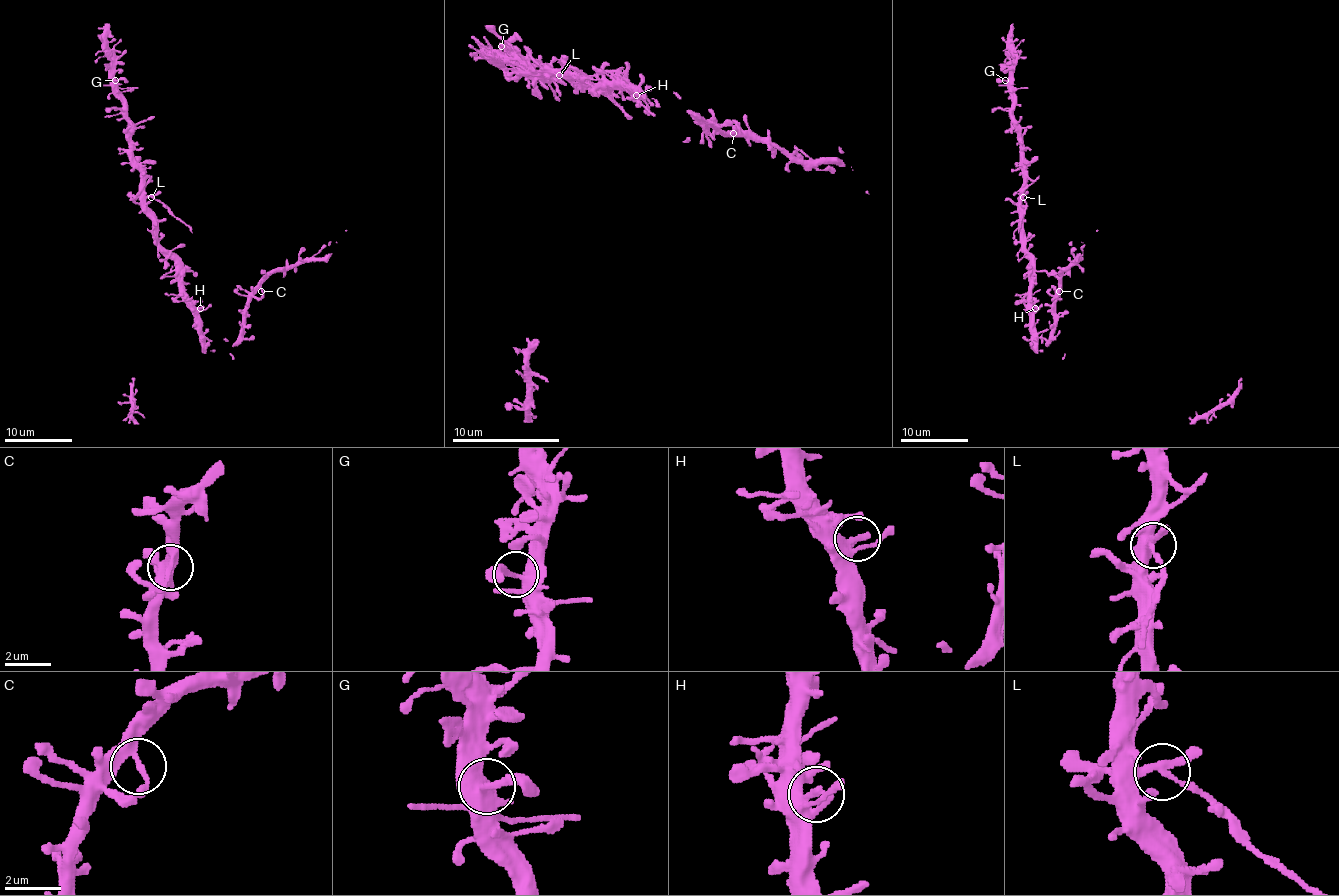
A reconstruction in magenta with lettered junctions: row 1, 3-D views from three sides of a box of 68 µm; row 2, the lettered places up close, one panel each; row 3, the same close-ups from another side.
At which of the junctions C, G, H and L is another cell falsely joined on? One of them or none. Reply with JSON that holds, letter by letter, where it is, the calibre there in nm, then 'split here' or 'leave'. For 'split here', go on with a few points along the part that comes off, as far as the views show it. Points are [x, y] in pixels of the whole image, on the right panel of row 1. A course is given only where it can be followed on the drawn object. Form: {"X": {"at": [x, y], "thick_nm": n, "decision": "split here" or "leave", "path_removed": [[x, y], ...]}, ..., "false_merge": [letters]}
{"C": {"at": [1059, 291], "thick_nm": 240, "decision": "leave"}, "G": {"at": [1005, 80], "thick_nm": 300, "decision": "leave"}, "H": {"at": [1035, 308], "thick_nm": 200, "decision": "leave"}, "L": {"at": [1023, 197], "thick_nm": 200, "decision": "split here", "path_removed": [[1024, 197], [1025, 212], [1018, 233]]}, "false_merge": ["L"]}

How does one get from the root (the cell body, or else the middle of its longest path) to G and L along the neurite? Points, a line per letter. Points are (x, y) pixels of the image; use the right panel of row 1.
G: (1034, 314), (1032, 255), (1024, 241), (1024, 162), (1018, 126), (1013, 116), (1013, 94), (1005, 80)
L: (1034, 314), (1032, 255), (1024, 241), (1024, 209), (1020, 206), (1020, 199), (1024, 197)

